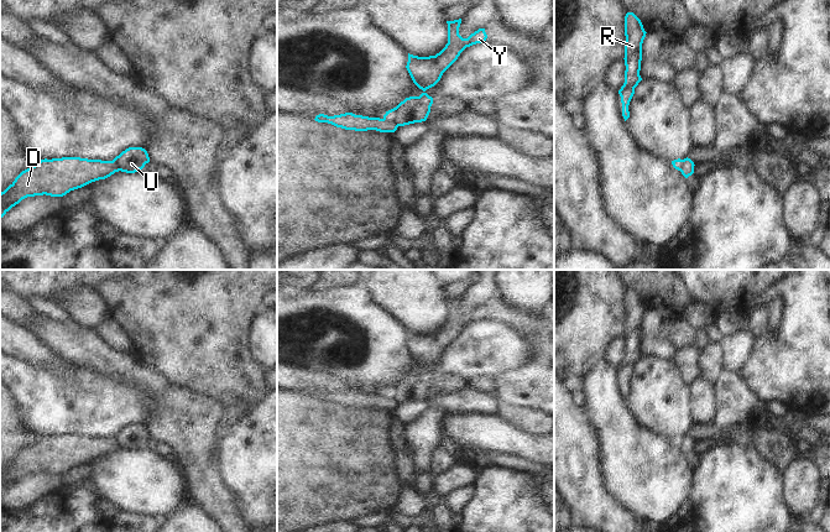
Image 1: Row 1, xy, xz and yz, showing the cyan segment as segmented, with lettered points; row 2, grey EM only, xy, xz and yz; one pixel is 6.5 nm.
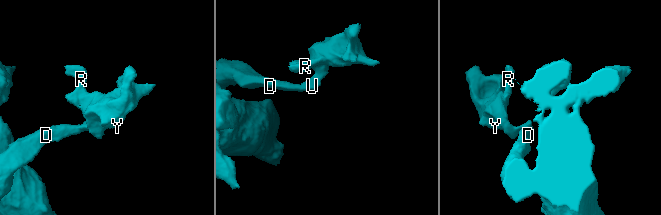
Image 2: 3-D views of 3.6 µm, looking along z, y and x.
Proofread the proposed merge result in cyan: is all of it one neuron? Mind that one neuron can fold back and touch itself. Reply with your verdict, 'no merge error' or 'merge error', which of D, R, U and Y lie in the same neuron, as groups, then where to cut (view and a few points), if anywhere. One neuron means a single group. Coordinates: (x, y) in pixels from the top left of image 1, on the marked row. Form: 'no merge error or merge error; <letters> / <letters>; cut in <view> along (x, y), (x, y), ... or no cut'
merge error; D / R U Y; cut in xz along (384, 118), (397, 126)

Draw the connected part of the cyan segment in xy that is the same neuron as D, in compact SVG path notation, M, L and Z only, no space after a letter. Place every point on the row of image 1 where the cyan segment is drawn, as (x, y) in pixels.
M62 157L41 160L22 171L15 181L0 193L0 220L16 204L27 197L63 197L71 191L92 182L105 179L119 172L113 161Z

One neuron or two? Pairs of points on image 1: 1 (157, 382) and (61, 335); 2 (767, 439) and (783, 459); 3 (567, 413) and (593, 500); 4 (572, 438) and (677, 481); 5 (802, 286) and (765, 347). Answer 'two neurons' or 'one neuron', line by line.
1: one neuron
2: one neuron
3: one neuron
4: two neurons
5: one neuron

